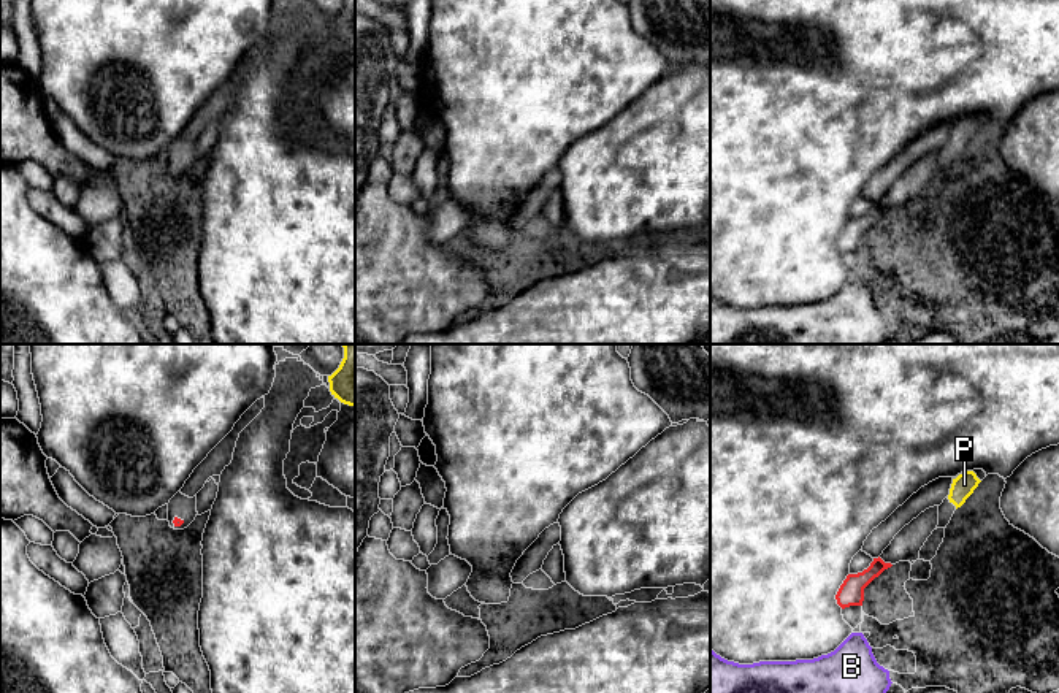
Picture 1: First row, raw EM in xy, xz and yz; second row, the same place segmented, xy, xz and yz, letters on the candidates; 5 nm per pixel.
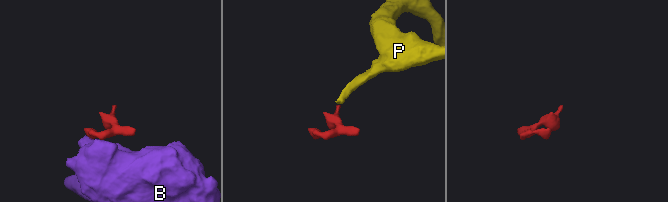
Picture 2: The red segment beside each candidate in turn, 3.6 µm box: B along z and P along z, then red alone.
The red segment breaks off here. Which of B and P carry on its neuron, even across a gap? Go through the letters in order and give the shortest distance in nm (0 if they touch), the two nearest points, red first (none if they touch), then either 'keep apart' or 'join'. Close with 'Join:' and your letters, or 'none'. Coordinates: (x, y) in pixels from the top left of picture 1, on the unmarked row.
B: 130 nm apart; from red across yz (844, 252), (852, 278); keep apart
P: 440 nm apart; from red across yz (890, 208), (950, 146); join
Join: P

